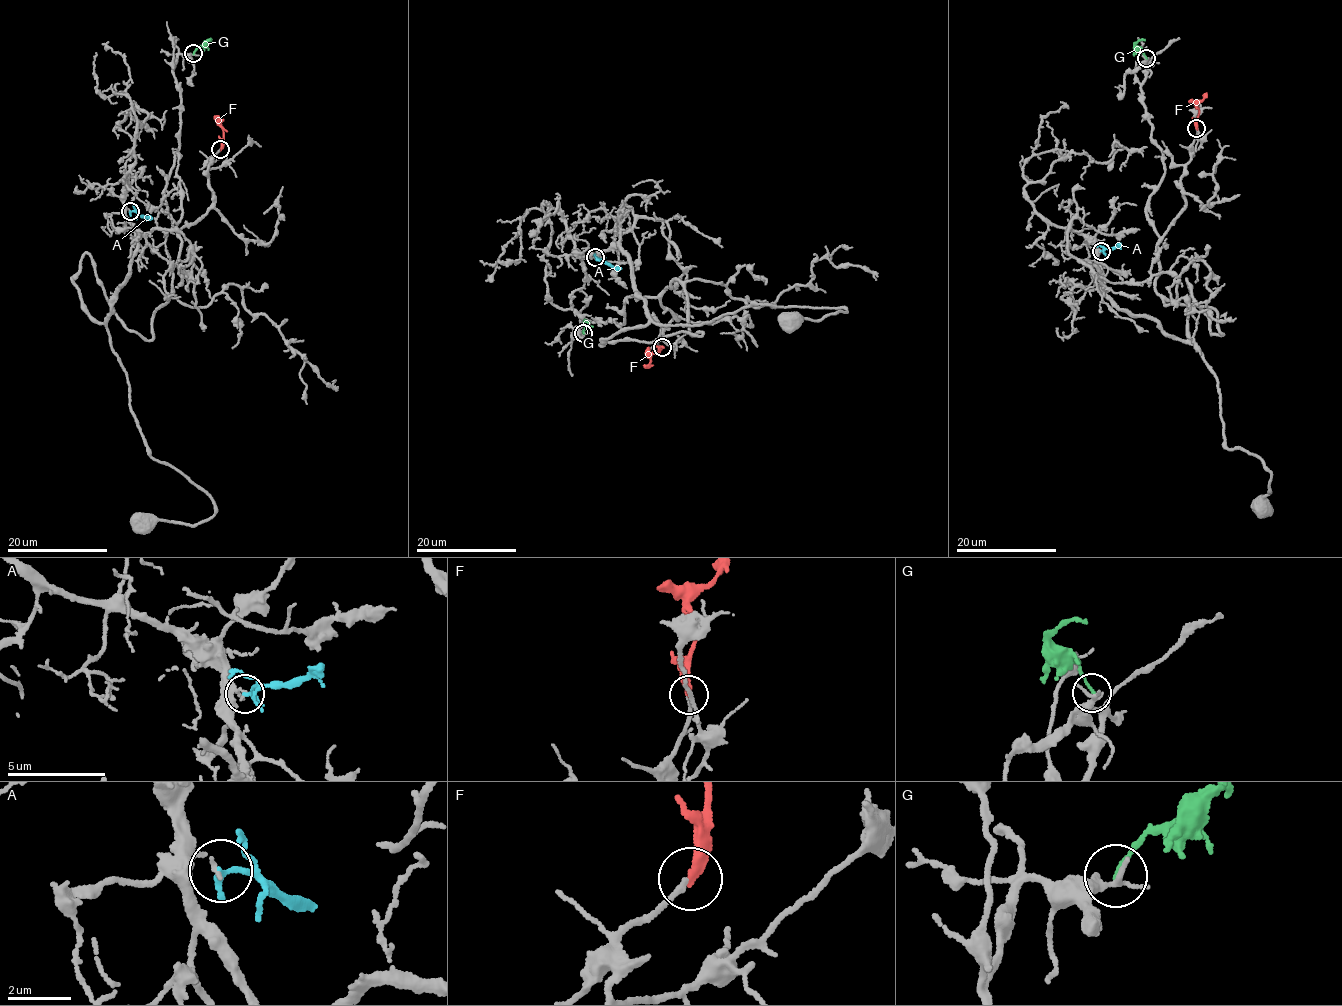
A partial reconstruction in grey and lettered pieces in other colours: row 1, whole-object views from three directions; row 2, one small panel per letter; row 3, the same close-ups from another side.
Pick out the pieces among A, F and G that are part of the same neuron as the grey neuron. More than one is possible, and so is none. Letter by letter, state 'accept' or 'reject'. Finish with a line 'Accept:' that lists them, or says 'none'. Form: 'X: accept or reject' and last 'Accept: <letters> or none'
A: reject
F: accept
G: reject
Accept: F

